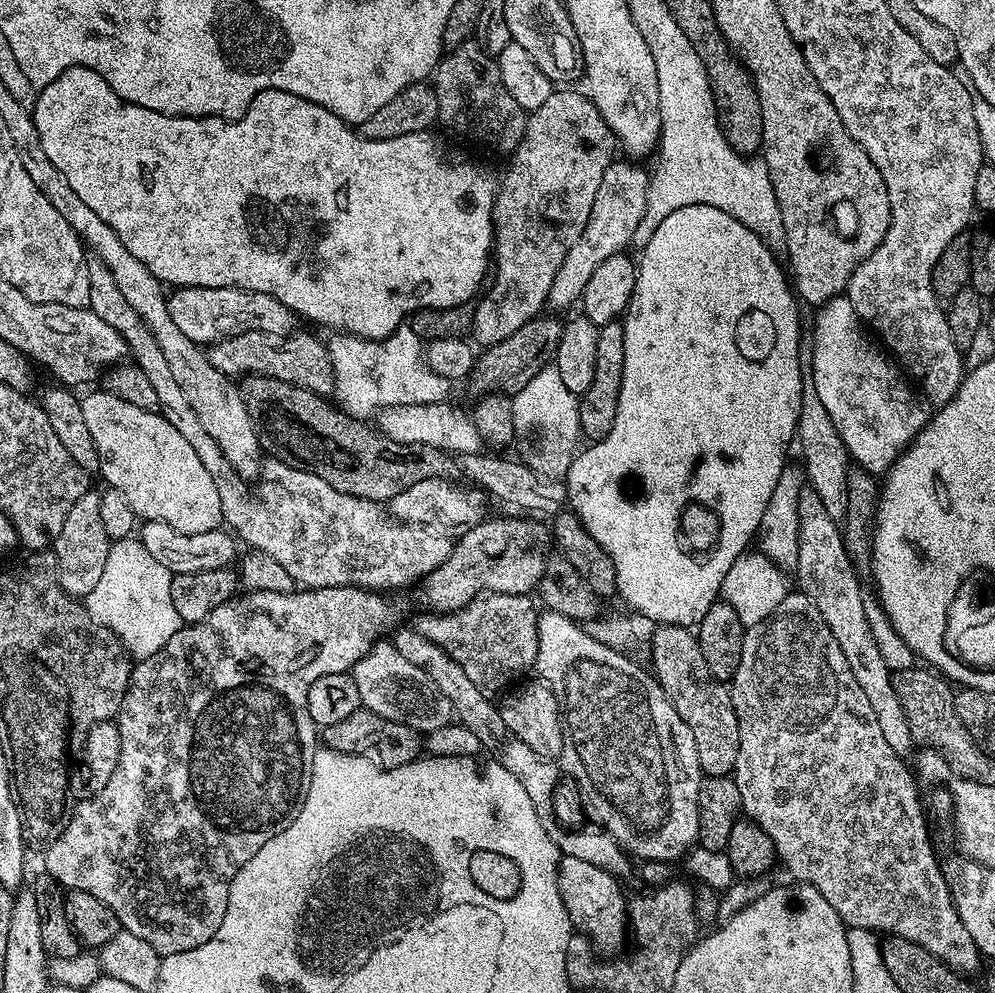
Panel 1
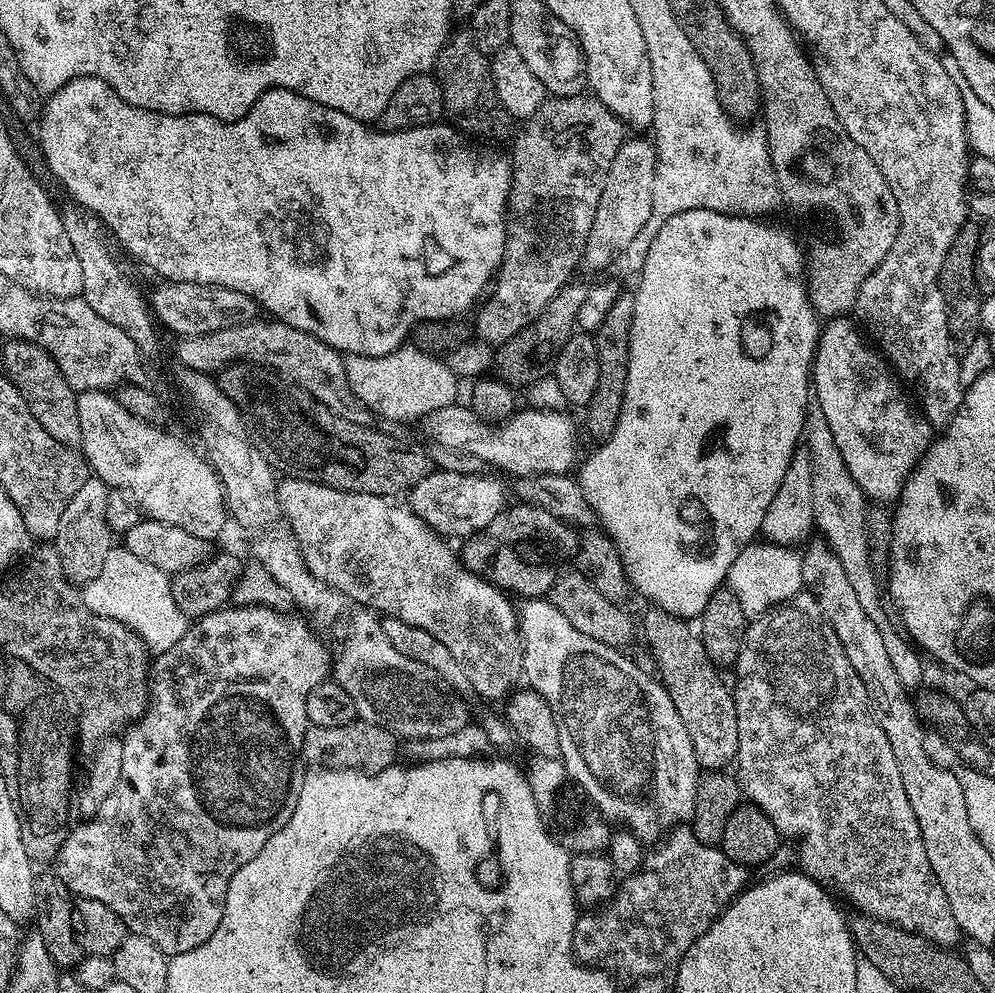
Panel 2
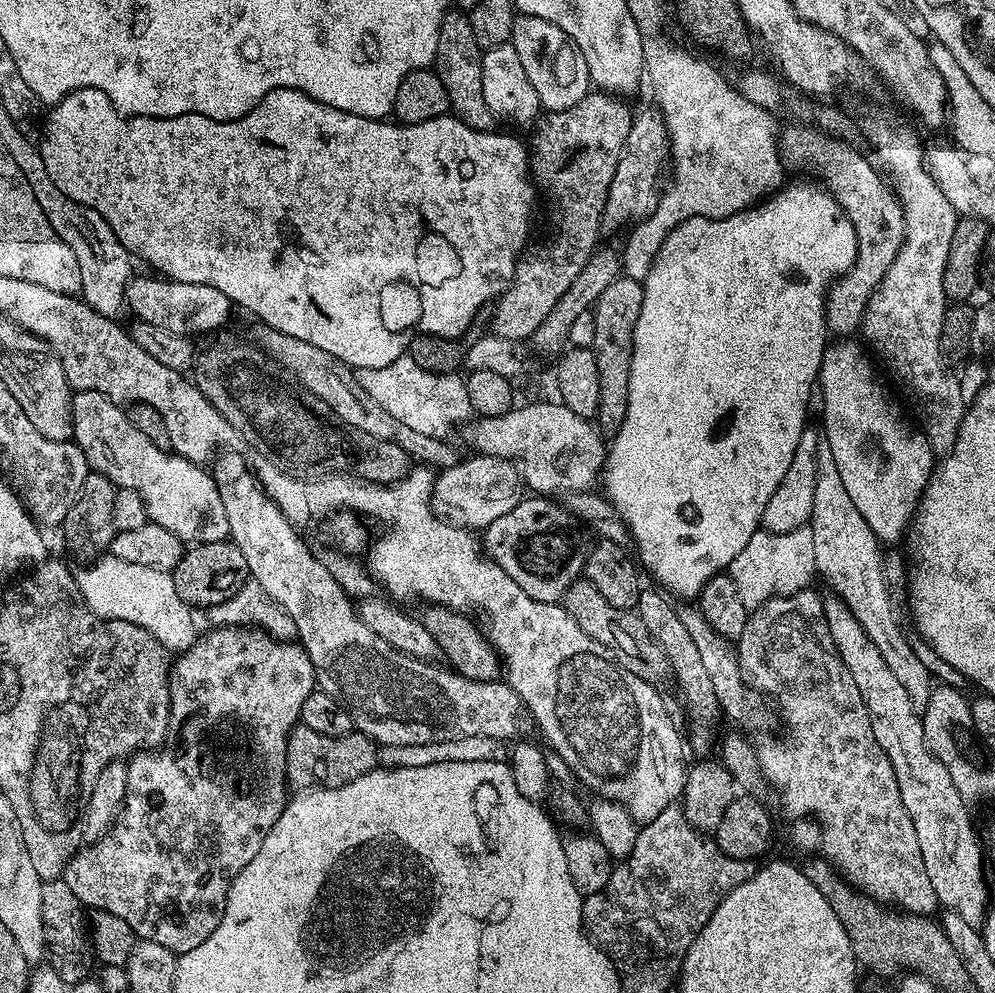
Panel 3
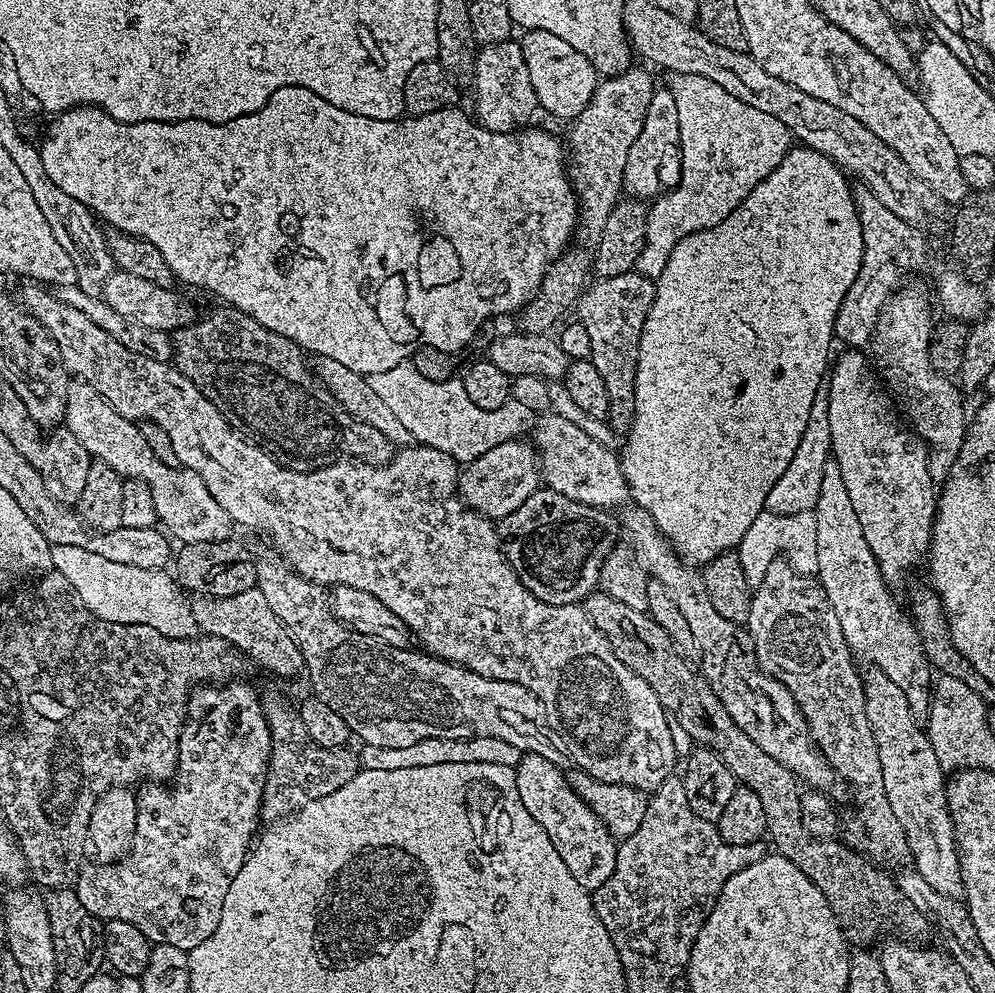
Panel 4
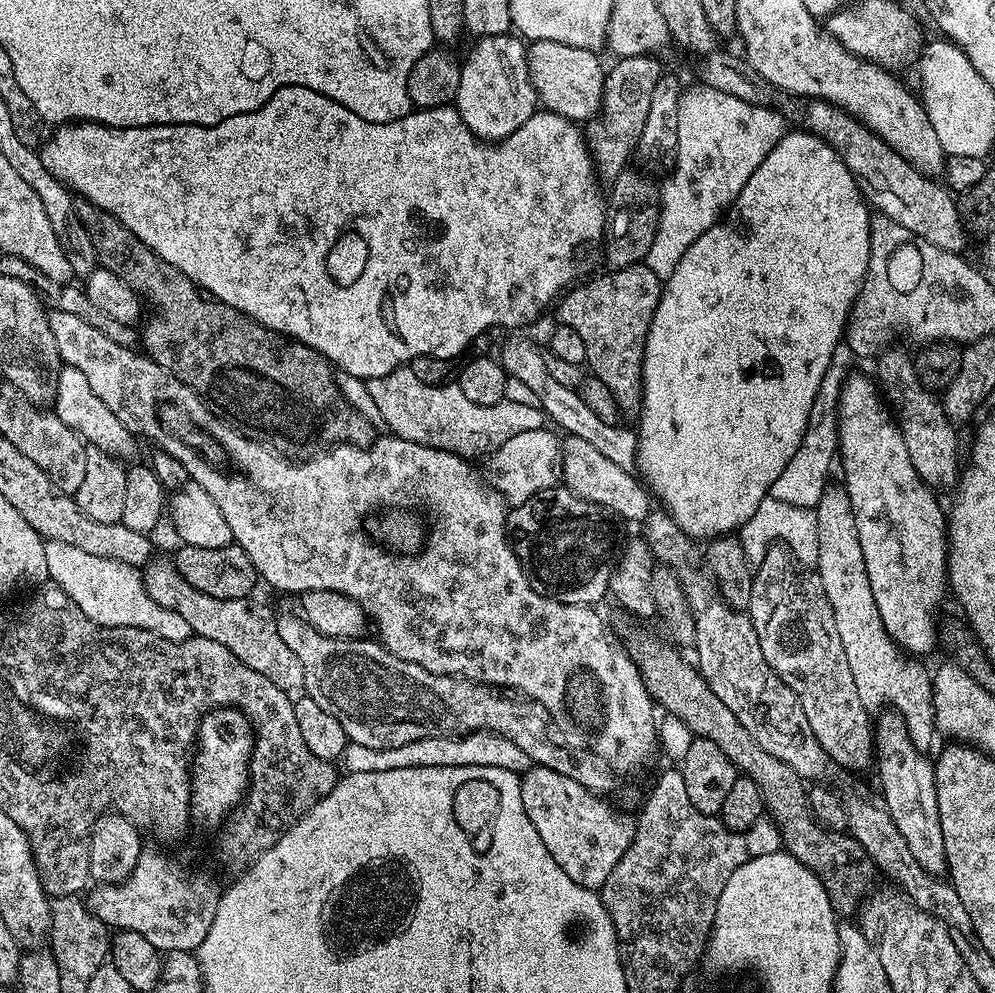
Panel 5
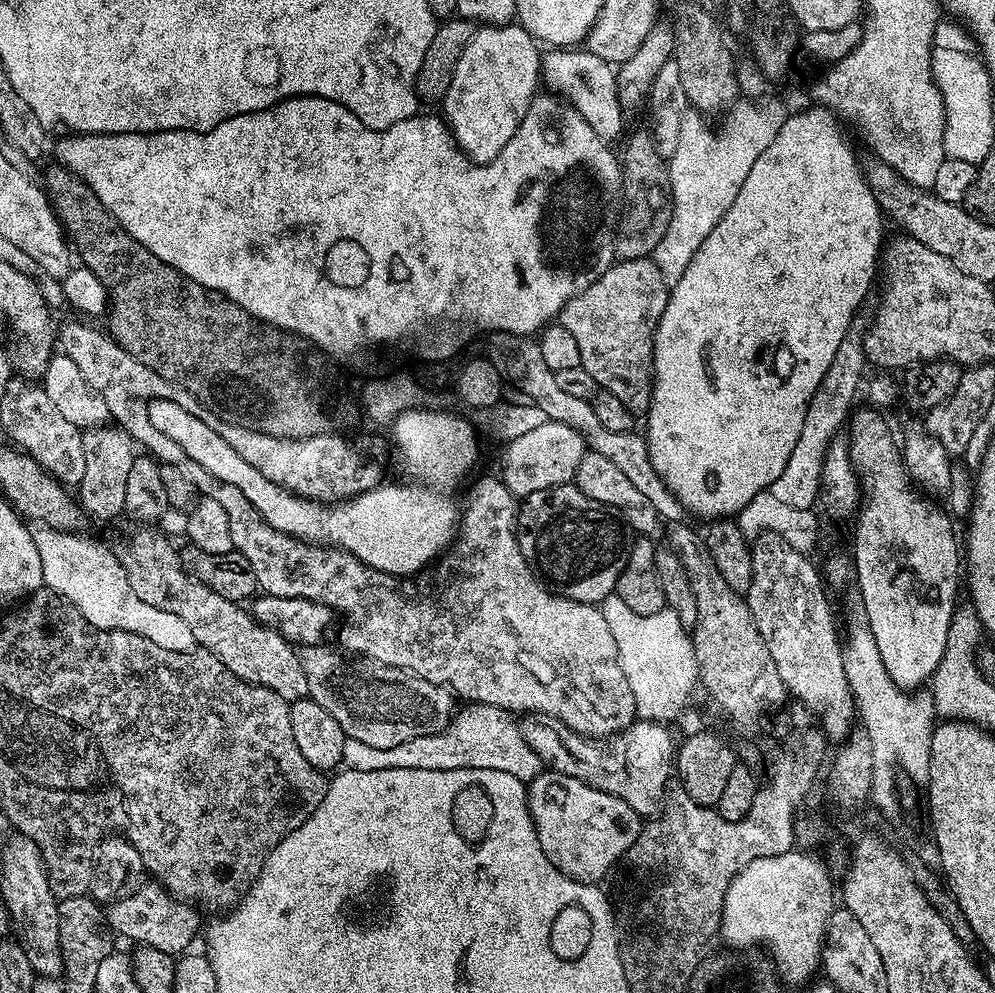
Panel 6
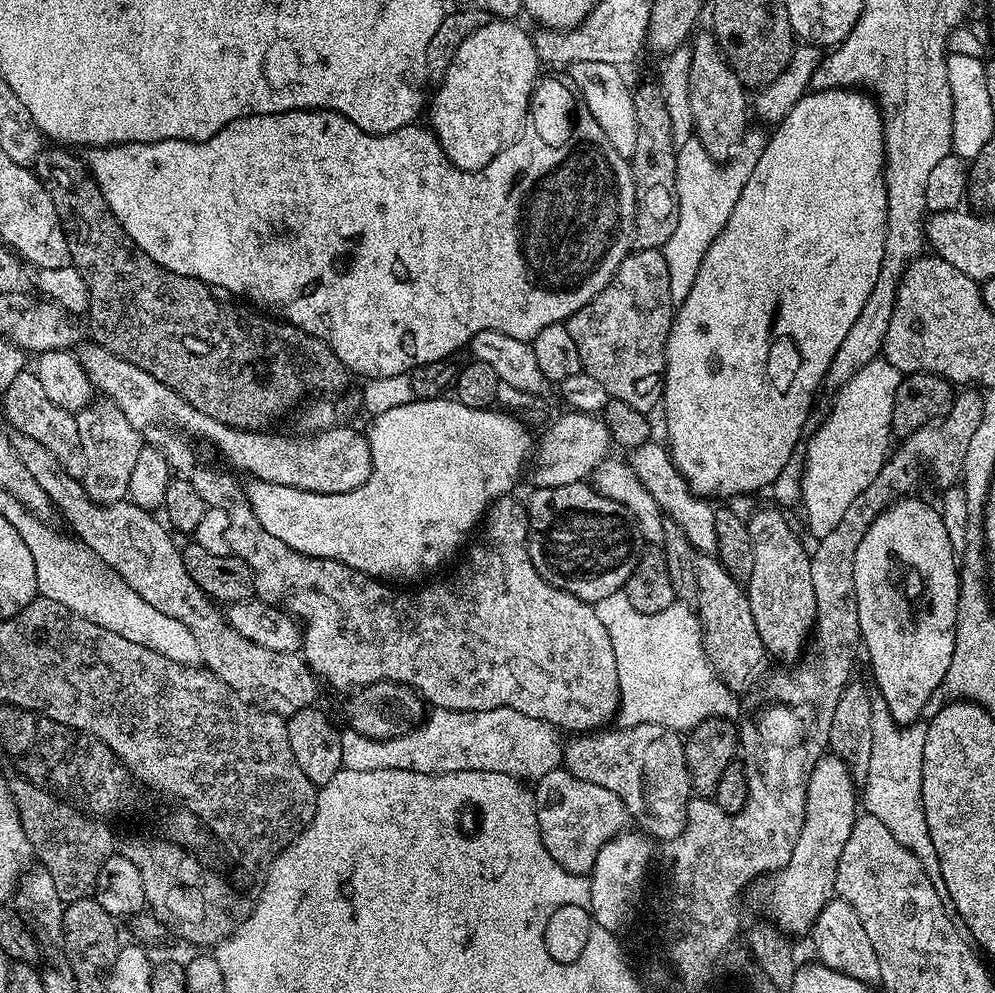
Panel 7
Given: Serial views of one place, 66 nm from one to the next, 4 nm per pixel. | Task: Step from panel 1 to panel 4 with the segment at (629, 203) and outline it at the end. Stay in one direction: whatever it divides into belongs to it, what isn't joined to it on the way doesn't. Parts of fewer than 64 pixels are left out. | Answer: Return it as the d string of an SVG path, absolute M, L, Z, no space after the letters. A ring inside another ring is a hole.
M657 87L650 98L650 110L646 110L642 122L642 134L634 138L634 146L630 146L630 154L626 154L626 170L624 171L623 191L632 198L656 198L665 190L676 187L680 178L680 135L678 134L678 106L674 103L671 87Z

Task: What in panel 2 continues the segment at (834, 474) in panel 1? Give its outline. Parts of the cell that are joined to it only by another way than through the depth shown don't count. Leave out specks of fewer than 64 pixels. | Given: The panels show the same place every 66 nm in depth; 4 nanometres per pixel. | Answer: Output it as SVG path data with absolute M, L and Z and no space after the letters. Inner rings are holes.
M812 402L807 408L804 419L804 447L810 454L811 477L813 479L814 526L823 535L823 541L842 563L846 570L846 578L854 589L862 608L870 613L877 611L882 596L882 588L878 586L877 571L870 560L870 546L867 532L866 498L860 488L851 478L842 454L835 445L834 434L826 423L820 405Z

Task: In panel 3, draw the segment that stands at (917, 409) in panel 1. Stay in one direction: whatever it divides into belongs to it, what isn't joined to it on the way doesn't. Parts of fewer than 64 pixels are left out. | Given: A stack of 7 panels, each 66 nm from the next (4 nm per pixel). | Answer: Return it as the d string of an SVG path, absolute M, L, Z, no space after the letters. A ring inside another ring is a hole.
M840 338L824 350L818 381L818 396L824 399L822 436L854 505L879 543L887 546L905 539L920 493L932 476L934 453L926 434L915 423L904 421L869 349L854 341Z

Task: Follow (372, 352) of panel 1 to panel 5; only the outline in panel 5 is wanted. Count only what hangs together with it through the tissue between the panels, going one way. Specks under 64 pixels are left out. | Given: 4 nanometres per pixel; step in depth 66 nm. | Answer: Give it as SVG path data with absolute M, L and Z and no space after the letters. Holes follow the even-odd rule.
M411 366L395 368L390 374L368 381L368 389L370 398L374 398L374 406L378 406L381 421L385 425L388 423L387 431L391 435L412 440L416 444L431 444L433 448L444 448L448 452L455 452L465 458L487 457L497 452L506 442L510 442L510 438L515 438L516 435L529 430L538 430L546 424L544 411L527 399L524 401L505 398L494 406L478 406L478 402L470 402L470 398L462 394L459 383L427 384L422 382L422 378L418 378L418 374L414 374Z

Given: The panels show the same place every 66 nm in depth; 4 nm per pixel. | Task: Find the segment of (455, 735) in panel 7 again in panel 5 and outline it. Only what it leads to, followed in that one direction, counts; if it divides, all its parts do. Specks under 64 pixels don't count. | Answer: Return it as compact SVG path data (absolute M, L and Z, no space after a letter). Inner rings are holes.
M468 732L457 736L418 738L418 742L406 742L406 746L394 746L393 748L371 748L350 742L344 748L342 764L345 764L348 772L361 772L364 768L377 772L378 770L421 768L422 766L498 766L498 770L510 770L523 774L530 767L526 750L518 750L514 742L494 732Z

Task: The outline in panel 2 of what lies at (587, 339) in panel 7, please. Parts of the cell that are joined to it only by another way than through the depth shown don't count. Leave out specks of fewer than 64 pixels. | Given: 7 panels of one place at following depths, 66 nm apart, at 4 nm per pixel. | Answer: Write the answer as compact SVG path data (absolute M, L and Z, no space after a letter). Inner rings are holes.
M621 294L614 302L614 306L610 306L602 326L598 326L598 330L594 333L598 346L598 387L594 390L594 398L590 398L590 402L583 409L582 415L589 434L596 442L608 440L610 434L614 434L614 426L618 426L618 414L622 414L622 402L626 394L626 370L630 366L630 322L634 322L634 295Z

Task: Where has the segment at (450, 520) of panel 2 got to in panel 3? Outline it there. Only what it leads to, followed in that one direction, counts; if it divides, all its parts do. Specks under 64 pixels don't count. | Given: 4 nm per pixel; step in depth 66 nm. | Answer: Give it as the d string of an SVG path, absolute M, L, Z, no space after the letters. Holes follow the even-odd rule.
M472 454L469 460L461 459L454 466L443 469L439 473L432 491L432 508L436 511L437 516L449 520L452 524L457 524L459 528L483 530L490 526L490 522L502 518L502 514L510 514L510 510L518 506L525 492L526 488L522 483L519 467L513 461L503 460L501 456Z

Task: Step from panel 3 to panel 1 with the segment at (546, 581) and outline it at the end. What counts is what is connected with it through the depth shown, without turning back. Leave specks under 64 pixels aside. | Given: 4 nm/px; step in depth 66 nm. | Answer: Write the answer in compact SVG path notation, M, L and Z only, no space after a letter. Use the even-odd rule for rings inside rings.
M508 514L512 516L500 516L497 520L491 520L491 518L485 518L481 520L478 526L474 526L470 530L466 530L466 534L462 534L461 536L455 537L454 543L452 545L452 553L448 558L446 558L446 562L442 562L442 566L438 566L430 575L425 576L422 583L419 585L420 588L420 600L425 604L427 611L429 613L447 613L458 611L460 608L465 607L468 603L470 603L473 599L480 596L483 593L498 593L498 594L510 594L510 595L524 595L527 596L529 594L535 593L537 589L540 587L540 579L542 578L542 574L550 567L550 560L548 560L548 544L553 543L554 537L550 531L549 525L547 523L541 522L536 518L521 518L516 514Z

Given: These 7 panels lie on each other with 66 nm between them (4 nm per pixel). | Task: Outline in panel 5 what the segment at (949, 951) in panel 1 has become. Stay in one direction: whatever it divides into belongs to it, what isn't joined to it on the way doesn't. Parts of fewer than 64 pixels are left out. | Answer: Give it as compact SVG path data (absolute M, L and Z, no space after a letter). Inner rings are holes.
M781 543L772 544L770 550L766 550L766 558L755 565L750 606L746 613L761 640L766 662L773 668L774 674L798 696L810 727L829 759L832 762L840 760L844 768L864 768L867 764L869 767L874 760L874 724L872 720L868 721L870 713L863 708L862 701L858 698L854 677L834 624L834 613L817 573L801 567L792 549Z

